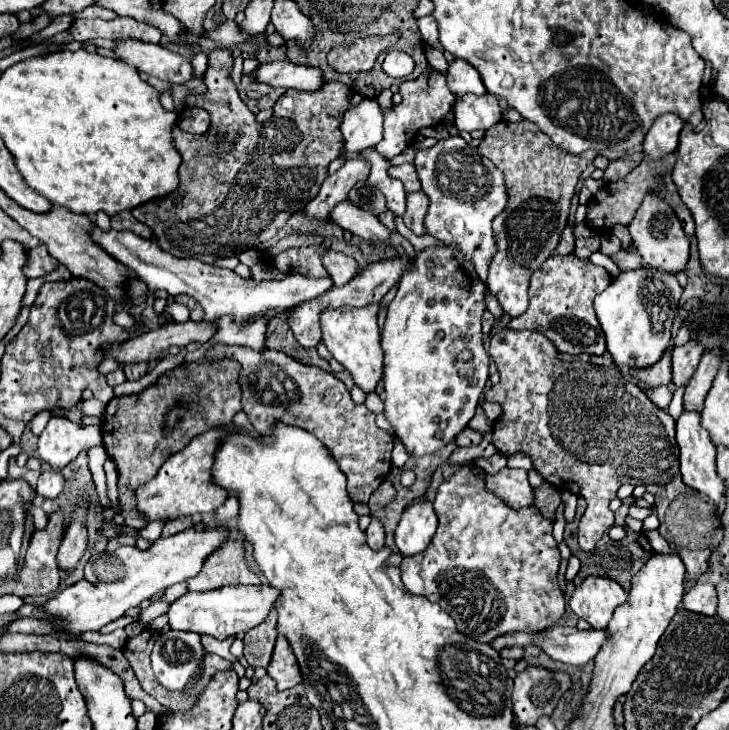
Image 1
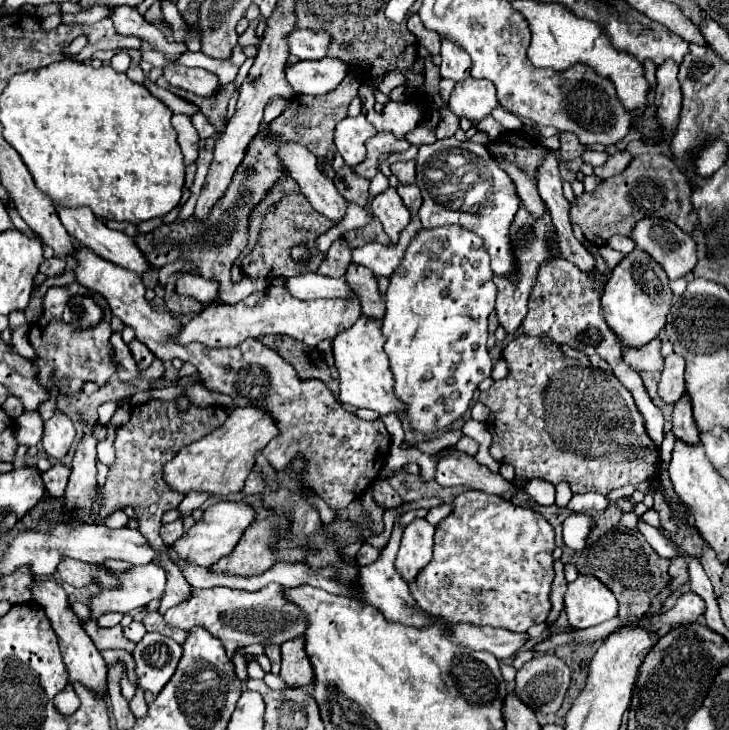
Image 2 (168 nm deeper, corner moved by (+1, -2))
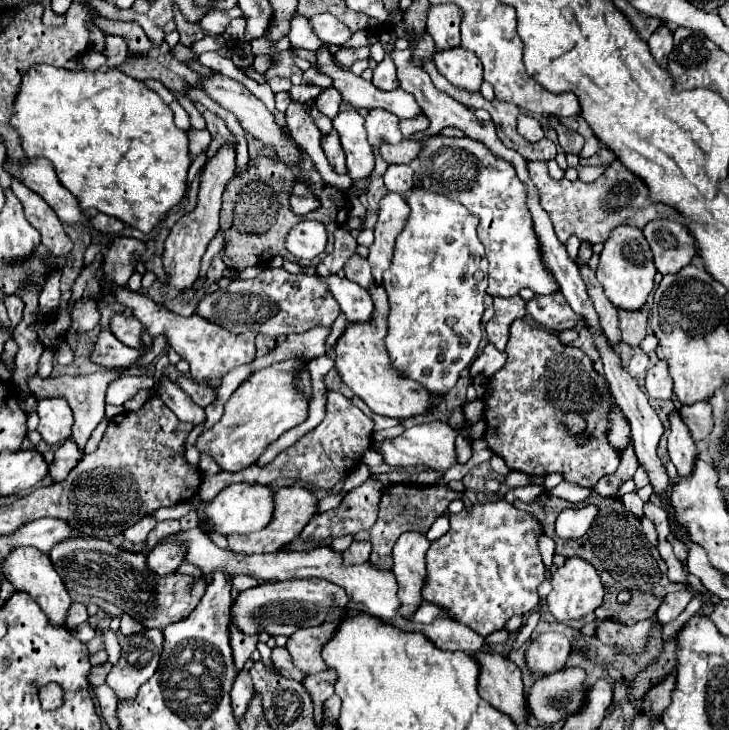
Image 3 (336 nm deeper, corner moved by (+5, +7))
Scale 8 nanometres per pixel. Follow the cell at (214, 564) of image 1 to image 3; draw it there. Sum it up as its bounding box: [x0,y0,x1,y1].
[227,485,317,555]

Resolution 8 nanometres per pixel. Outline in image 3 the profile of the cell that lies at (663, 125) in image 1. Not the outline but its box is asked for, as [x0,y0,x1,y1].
[649,25,673,67]

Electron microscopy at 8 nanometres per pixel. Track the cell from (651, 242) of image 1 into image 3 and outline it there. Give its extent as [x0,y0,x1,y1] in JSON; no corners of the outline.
[643,219,695,273]

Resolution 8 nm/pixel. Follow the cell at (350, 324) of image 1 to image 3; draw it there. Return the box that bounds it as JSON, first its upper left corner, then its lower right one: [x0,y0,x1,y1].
[335,282,431,419]

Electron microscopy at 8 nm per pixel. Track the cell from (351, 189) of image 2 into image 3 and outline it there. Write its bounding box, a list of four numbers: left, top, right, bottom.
[323,131,349,175]

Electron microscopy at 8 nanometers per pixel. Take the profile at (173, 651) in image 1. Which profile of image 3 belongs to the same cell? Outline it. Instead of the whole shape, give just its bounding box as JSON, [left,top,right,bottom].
[107,629,163,701]

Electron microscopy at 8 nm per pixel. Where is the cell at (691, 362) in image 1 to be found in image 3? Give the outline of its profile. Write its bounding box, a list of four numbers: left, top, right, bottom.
[645,361,673,399]

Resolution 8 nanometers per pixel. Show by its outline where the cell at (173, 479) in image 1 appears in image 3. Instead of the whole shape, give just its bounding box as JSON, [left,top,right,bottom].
[195,359,307,473]

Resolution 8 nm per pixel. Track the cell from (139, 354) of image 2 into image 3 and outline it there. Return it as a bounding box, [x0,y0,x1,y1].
[111,315,143,349]

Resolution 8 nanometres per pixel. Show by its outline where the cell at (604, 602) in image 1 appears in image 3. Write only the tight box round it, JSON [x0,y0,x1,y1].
[547,557,605,621]

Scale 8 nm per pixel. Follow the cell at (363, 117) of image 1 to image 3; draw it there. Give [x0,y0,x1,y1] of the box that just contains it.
[333,109,375,179]

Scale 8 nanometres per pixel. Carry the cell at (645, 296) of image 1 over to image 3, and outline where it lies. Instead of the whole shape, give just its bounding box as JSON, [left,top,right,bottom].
[597,227,655,311]

